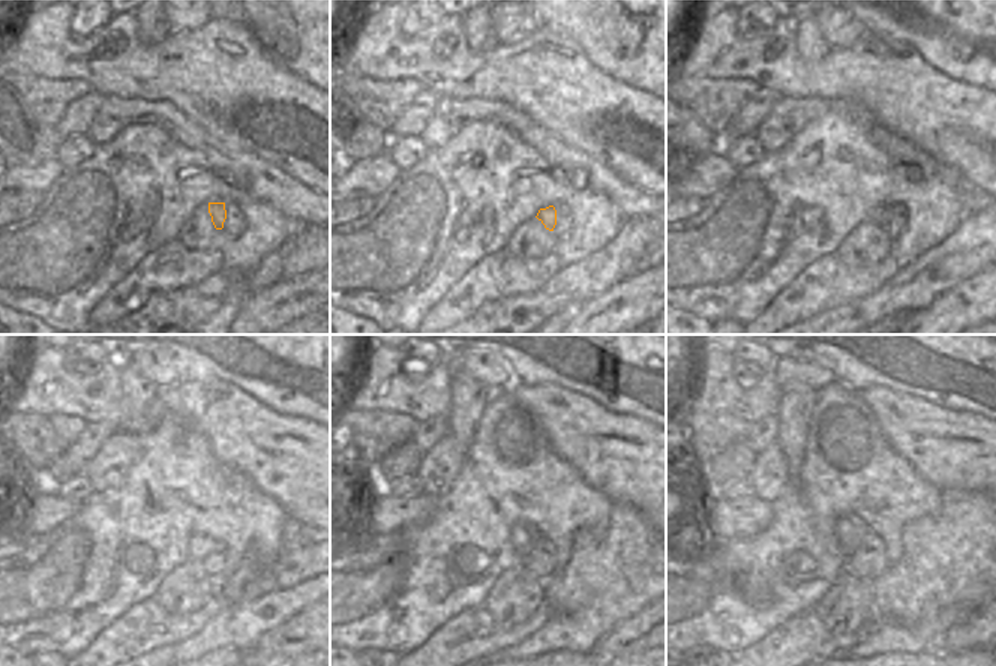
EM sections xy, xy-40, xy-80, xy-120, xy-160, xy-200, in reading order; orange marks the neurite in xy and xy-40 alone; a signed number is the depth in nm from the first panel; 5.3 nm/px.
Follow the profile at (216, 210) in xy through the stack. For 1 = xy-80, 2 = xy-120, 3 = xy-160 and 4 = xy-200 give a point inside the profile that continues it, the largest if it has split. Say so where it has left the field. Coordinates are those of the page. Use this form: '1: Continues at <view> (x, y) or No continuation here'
1: Continues at xy-80 (879, 215)
2: Continues at xy-120 (200, 545)
3: Continues at xy-160 (524, 536)
4: Continues at xy-200 (849, 528).

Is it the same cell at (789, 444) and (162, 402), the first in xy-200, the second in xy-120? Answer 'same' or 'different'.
different

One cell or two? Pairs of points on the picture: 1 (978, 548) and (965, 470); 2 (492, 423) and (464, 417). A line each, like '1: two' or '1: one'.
1: two
2: two

